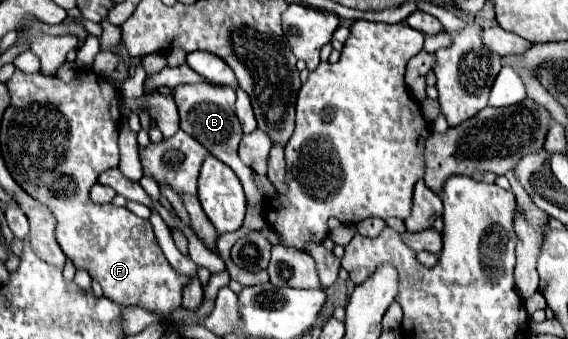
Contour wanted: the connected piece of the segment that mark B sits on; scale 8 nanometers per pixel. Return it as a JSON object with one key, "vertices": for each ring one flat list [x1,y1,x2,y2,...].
{"vertices":[[199,82,199,84,191,84,191,86,177,86,173,90,173,94,175,94,177,108,179,108,181,128,189,136,197,138,215,158,219,158,223,164,227,164,237,174,237,178,243,184,249,208,255,208,255,206,263,204,263,194,259,192,259,188,255,184,253,170,243,166,243,162,239,160,239,154,237,154,237,146,241,142,243,130,241,130,241,124,235,116,235,90,233,88,211,86,209,82]]}

